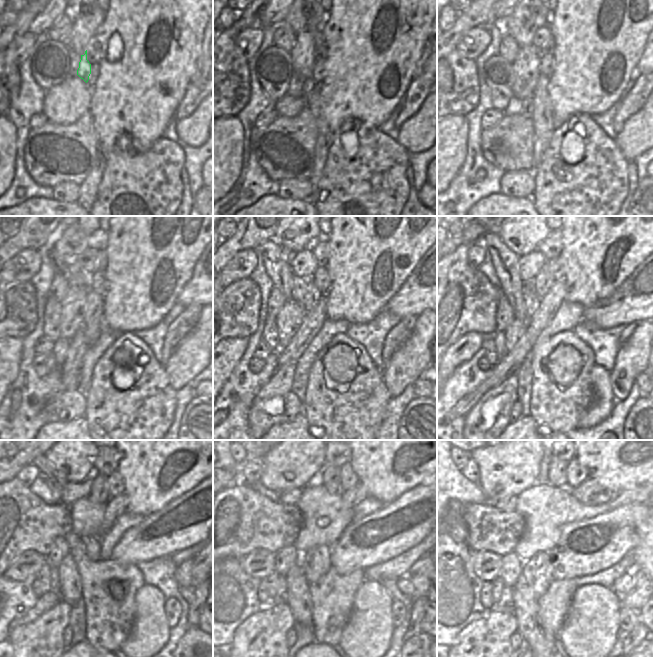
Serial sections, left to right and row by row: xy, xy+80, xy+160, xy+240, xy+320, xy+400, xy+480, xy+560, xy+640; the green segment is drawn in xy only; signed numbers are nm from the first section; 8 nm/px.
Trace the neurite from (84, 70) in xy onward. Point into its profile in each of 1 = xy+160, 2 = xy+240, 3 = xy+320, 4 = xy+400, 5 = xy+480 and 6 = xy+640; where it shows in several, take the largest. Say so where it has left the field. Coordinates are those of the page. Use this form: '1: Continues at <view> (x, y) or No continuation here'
1: Continues at xy+160 (527, 105)
2: Continues at xy+240 (71, 368)
3: Continues at xy+320 (280, 384)
4: Continues at xy+400 (502, 397)
5: Continues at xy+480 (36, 643)
6: Continues at xy+640 (485, 643)

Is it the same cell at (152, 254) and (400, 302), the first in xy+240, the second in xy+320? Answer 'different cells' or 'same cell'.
different cells

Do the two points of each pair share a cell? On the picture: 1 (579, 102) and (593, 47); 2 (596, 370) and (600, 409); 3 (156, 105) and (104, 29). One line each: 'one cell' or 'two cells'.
1: one cell
2: one cell
3: one cell

